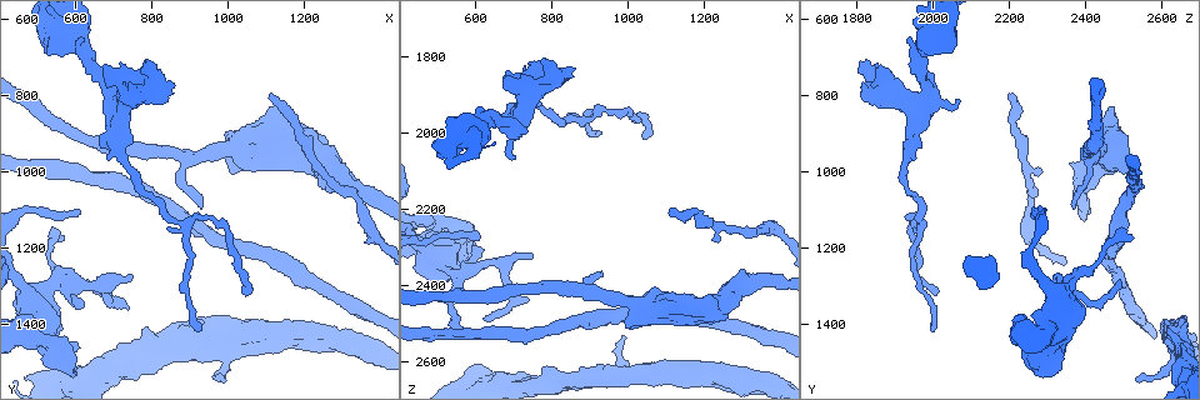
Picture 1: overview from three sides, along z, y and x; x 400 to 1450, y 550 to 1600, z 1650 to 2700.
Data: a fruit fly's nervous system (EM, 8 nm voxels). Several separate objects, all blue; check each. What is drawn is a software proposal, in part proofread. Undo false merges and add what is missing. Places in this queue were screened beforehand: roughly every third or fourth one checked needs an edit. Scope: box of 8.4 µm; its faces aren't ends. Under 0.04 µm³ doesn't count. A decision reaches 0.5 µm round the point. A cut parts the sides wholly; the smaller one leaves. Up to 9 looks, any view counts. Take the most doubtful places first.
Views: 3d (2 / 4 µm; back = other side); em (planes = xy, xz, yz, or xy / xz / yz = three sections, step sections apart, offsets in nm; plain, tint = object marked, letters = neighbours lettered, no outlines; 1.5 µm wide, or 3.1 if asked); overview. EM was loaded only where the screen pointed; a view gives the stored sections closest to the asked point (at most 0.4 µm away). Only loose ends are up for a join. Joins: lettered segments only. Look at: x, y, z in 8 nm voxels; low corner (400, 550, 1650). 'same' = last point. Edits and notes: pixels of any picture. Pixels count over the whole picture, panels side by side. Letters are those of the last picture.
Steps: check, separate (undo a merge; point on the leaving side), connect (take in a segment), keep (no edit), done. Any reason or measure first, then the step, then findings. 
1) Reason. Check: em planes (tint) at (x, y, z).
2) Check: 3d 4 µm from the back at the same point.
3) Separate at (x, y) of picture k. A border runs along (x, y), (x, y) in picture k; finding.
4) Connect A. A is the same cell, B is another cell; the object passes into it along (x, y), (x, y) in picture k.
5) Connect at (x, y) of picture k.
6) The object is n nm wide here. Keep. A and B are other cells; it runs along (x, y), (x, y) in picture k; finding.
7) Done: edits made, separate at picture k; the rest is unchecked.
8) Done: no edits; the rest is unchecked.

Long arm stops here. Check: 3d 2 µm from the back at (1110, 800, 2200).

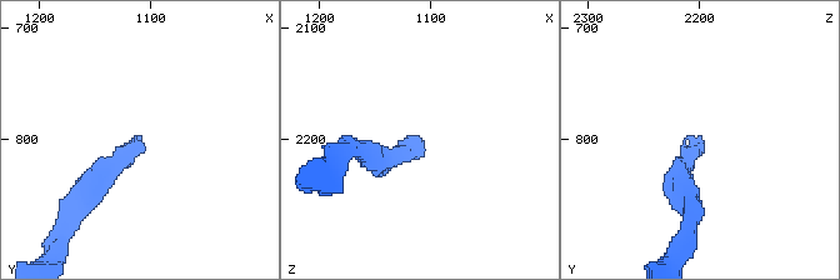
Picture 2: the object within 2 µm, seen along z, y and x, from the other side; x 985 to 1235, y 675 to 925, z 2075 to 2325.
Shape alone is not enough. Check: em planes (letters) at (1112, 800, 2200).

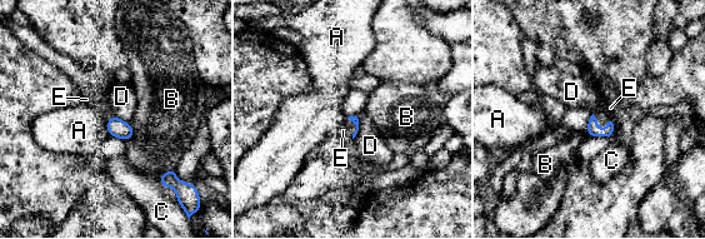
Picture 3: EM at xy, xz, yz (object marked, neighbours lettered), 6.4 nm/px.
The longest contact is with D, 150 nm. Connect E. E is the same cell, A, B, C and D are other cells; the cell continues.

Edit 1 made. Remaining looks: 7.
Check: overview.

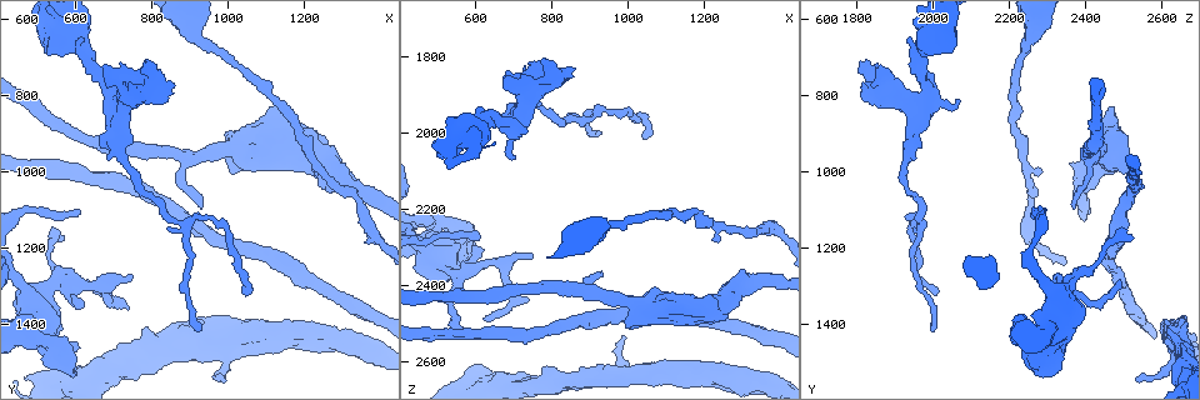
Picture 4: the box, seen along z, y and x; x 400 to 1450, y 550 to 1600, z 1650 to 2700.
Free end. Check: 3d 2 µm at (745, 1270, 2315).

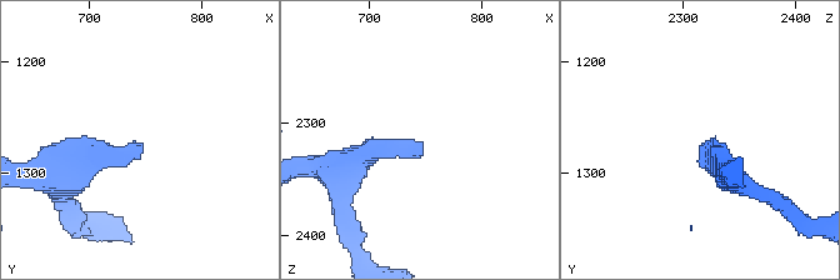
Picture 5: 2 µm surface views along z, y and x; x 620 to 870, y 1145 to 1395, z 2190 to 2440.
Need the tissue. Check: em yz step 4 (letters) at (744, 1272, 2320).

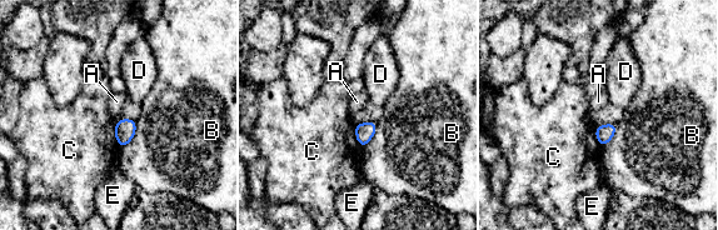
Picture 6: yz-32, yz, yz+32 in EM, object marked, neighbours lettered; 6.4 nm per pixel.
Check: em planes (letters) at the same point.

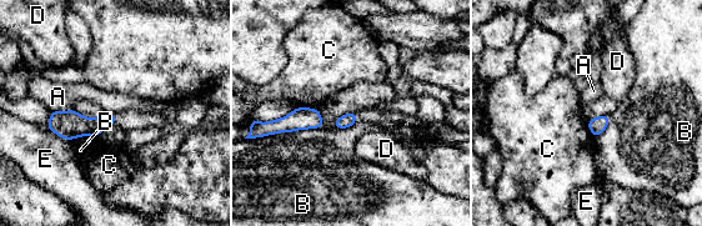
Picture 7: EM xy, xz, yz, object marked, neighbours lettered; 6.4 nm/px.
Keep. A, B, C, D and E are other cells; no lettered segment goes on from it.

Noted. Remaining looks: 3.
Sharp bend. Check: em yz step 8 (letters) at (555, 1480, 2265).

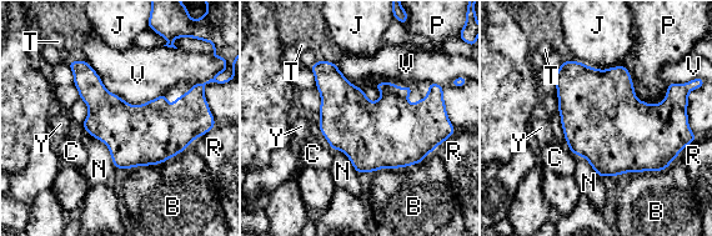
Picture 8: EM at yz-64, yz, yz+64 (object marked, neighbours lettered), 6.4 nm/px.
Keep. B, C, J, N, P, R, T, V and Y are other cells; a border runs along (84, 60), (131, 105), (165, 93) in picture 8; one cell here.

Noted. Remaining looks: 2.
Done: edits made, connect at picture 3; the rest is unchecked.

